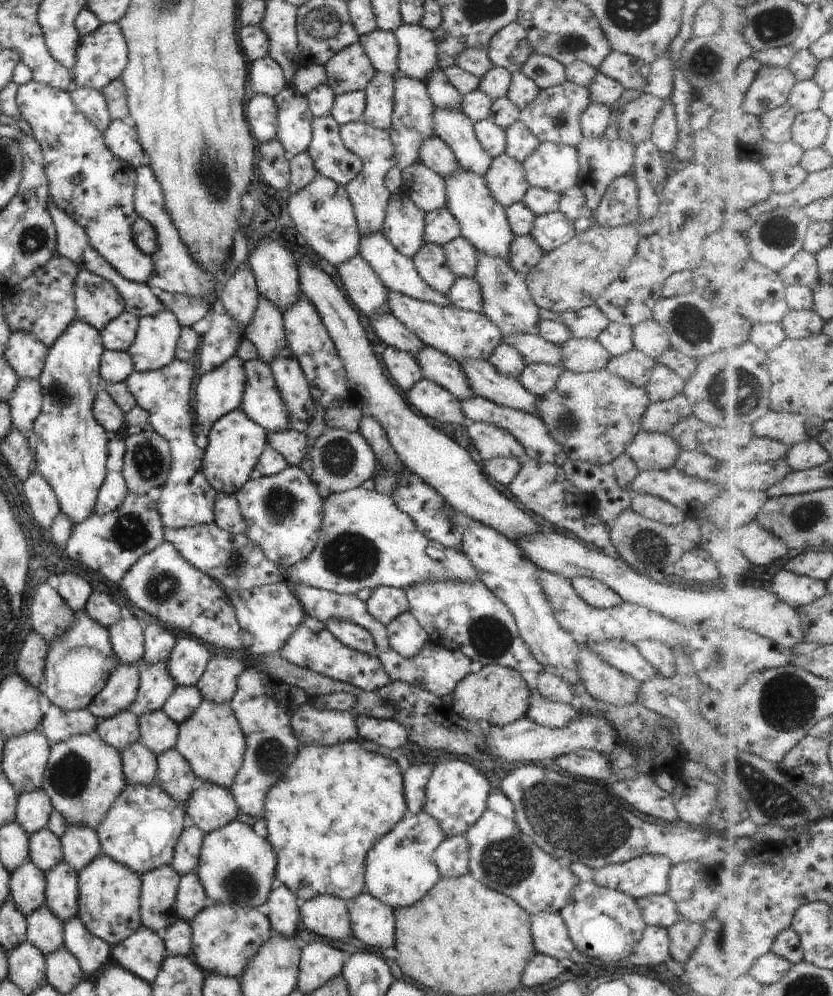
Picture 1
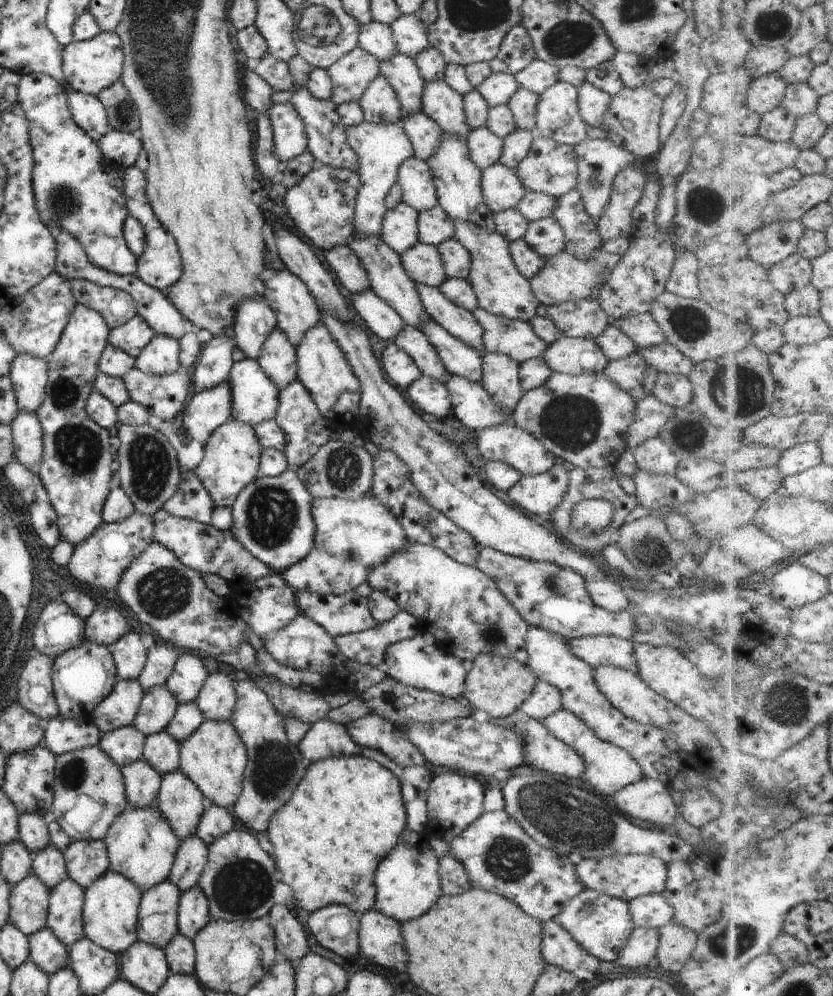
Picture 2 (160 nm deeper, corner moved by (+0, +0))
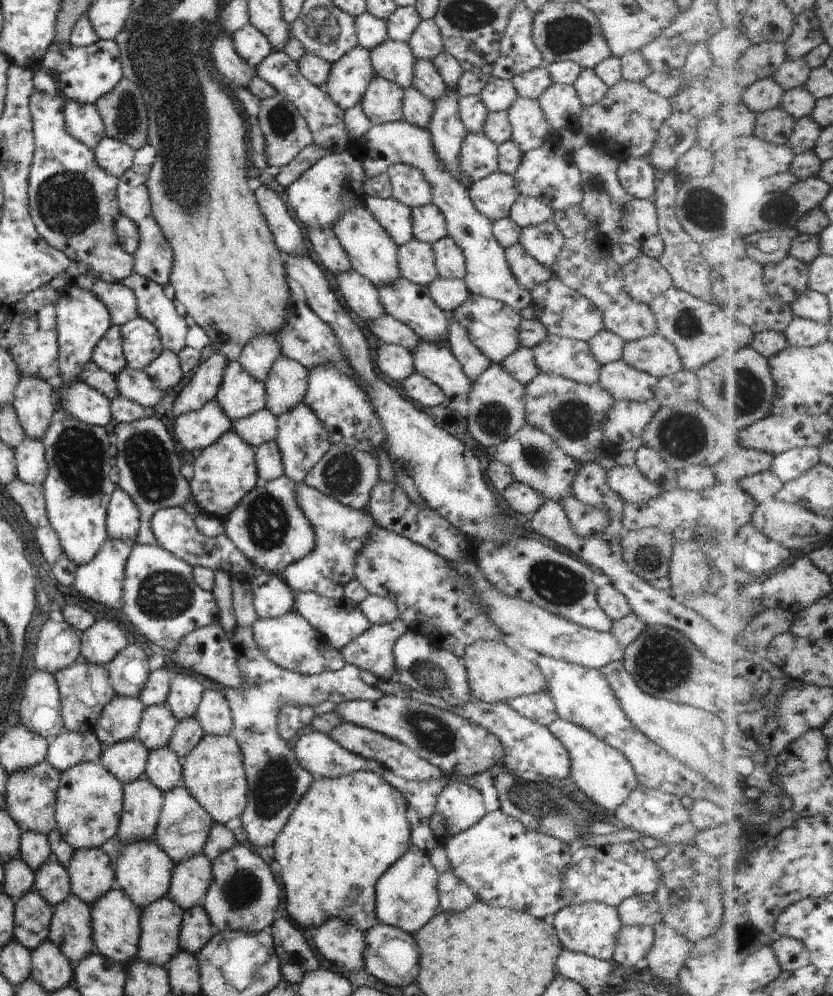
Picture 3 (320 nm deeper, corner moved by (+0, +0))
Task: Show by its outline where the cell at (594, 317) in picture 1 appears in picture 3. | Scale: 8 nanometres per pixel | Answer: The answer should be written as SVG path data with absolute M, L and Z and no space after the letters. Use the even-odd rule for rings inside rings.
M552 276L530 290L530 306L534 319L544 326L549 335L567 337L586 343L596 332L603 329L600 312L584 296L567 288L557 277Z

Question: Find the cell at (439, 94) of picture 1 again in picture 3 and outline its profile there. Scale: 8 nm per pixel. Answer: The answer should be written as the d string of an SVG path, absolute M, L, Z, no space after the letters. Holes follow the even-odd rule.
M421 19L407 43L415 59L429 62L442 49L439 31L432 19Z

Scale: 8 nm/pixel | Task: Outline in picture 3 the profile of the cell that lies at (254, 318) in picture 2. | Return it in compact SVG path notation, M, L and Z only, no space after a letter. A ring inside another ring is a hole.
M255 335L253 339L244 344L237 357L237 362L243 367L251 378L263 383L280 353L276 341L277 336Z

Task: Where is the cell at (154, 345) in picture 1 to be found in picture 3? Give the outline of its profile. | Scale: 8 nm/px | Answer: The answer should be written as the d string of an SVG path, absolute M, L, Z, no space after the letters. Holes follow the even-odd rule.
M162 349L143 370L147 378L160 390L175 391L186 379L174 352Z

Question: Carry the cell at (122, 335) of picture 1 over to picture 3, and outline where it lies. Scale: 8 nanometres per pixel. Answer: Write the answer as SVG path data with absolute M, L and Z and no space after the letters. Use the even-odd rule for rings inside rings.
M143 317L120 325L121 346L127 368L143 371L162 351L157 329Z

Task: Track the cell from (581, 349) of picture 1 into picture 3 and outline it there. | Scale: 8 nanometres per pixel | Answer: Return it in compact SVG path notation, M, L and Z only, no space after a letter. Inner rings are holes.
M545 335L531 350L539 373L560 376L584 385L598 382L601 365L589 352L587 343Z

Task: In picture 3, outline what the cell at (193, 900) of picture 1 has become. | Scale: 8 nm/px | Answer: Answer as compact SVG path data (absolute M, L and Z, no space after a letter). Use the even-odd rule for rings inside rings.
M200 905L184 910L180 922L179 948L197 956L214 932L213 925Z

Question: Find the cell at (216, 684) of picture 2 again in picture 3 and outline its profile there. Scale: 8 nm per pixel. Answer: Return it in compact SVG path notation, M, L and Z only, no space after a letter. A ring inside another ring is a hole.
M209 688L202 692L193 718L199 723L203 735L230 734L230 710L225 697L217 690Z

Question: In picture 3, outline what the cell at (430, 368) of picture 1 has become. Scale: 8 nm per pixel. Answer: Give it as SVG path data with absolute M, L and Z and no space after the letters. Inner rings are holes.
M387 313L378 316L375 320L365 321L369 332L376 336L380 343L389 343L405 347L409 352L418 343L416 334L398 320L391 318Z

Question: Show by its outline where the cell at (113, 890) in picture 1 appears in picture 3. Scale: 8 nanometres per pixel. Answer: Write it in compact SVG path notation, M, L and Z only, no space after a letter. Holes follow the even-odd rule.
M114 887L92 903L89 910L95 952L126 966L137 952L140 908L137 908L118 888Z

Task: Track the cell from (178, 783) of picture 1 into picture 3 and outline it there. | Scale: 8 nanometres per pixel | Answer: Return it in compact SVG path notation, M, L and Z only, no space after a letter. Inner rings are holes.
M176 786L163 794L163 804L154 832L154 843L167 855L173 864L202 852L212 820L183 788Z

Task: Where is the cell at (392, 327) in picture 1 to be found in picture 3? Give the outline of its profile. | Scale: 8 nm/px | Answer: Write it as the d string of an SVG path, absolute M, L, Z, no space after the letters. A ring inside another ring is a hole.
M353 269L333 275L341 299L351 312L355 312L361 320L372 321L385 312L378 301L376 288Z

